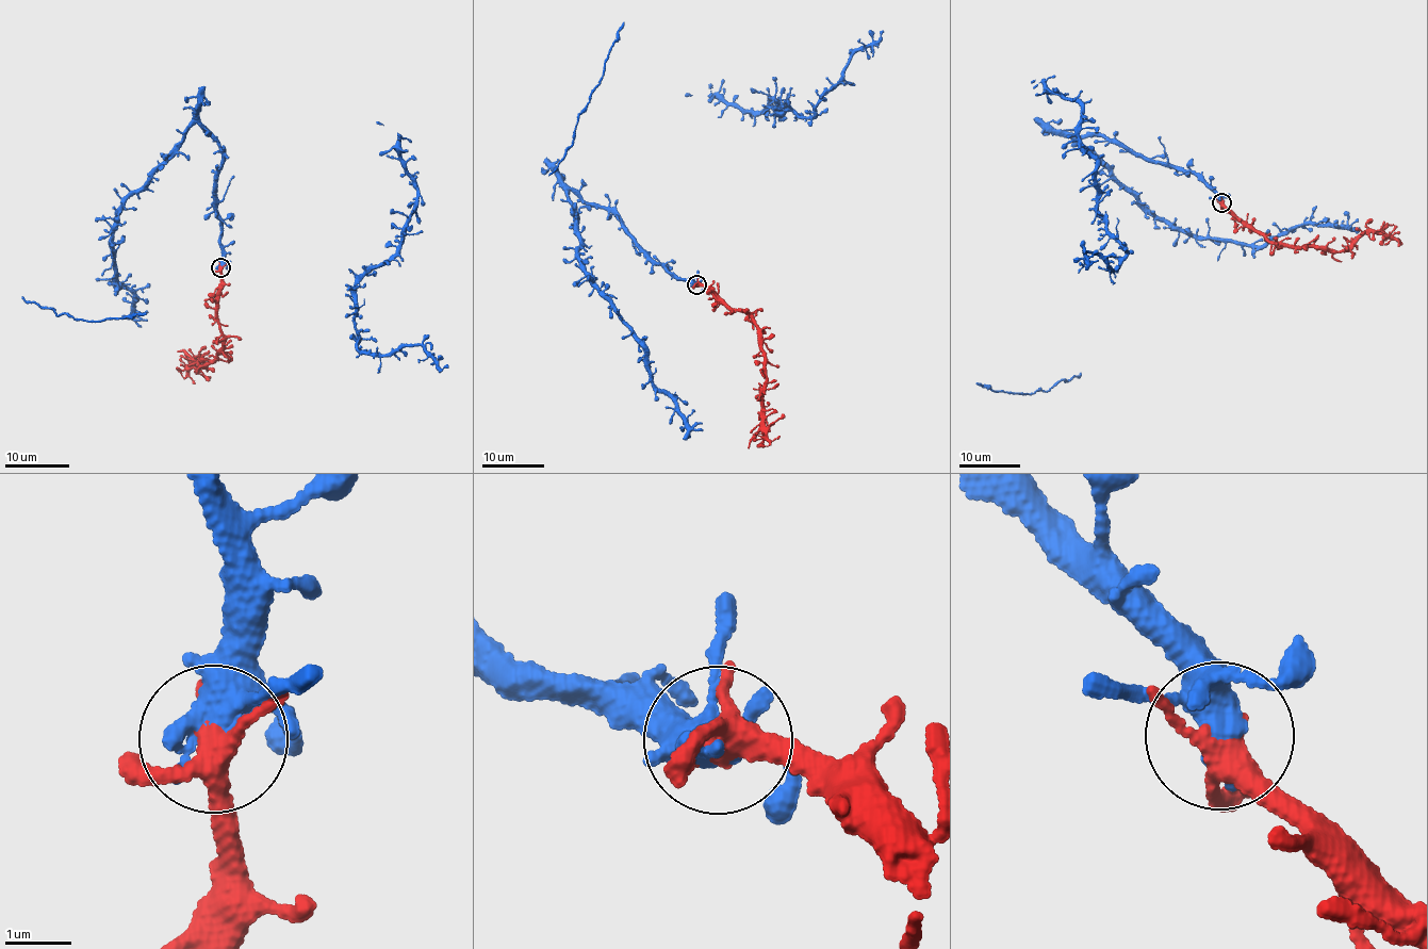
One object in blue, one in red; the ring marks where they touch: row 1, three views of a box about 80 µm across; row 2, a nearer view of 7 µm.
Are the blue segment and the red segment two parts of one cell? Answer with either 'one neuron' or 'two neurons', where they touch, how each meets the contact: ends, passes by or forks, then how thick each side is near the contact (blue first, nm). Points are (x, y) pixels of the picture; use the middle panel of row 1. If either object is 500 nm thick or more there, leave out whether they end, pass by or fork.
one neuron; place (696, 284); blue forks; red forks; calibres 360 and 320 nm

